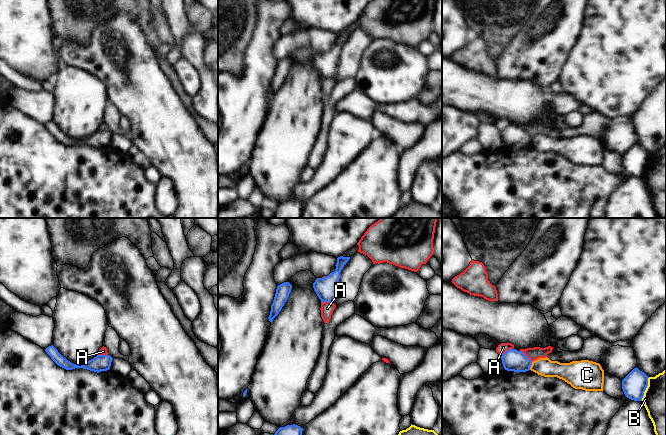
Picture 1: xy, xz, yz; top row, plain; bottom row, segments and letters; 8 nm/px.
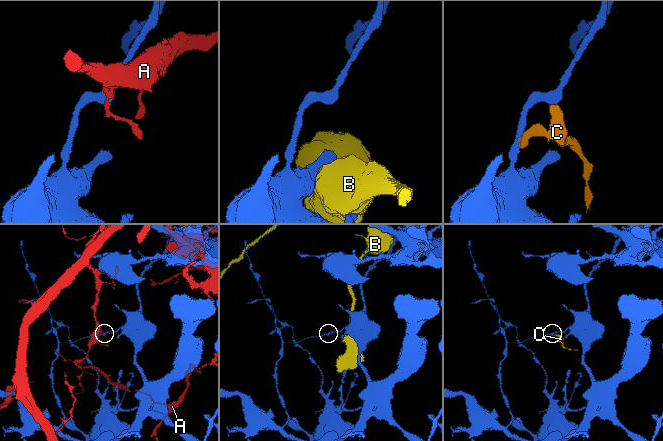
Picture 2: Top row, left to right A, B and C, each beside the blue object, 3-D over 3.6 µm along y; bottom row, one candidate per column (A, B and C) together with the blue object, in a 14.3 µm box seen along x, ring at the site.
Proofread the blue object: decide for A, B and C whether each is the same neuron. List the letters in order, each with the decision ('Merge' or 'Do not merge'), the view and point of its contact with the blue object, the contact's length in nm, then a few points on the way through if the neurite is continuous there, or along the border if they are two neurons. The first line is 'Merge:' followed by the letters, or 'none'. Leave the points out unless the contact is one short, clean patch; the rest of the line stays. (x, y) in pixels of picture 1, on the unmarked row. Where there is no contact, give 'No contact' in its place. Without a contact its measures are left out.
Merge: none
A: Do not merge. Touches blue at xz (327, 77). Shared border 100 nm
B: Do not merge. Touches blue at yz (645, 165). Shared border 200 nm
C: Do not merge. Touches blue at yz (530, 142). Shared border 70 nm. Boundary: yz (532, 138), (529, 145).

